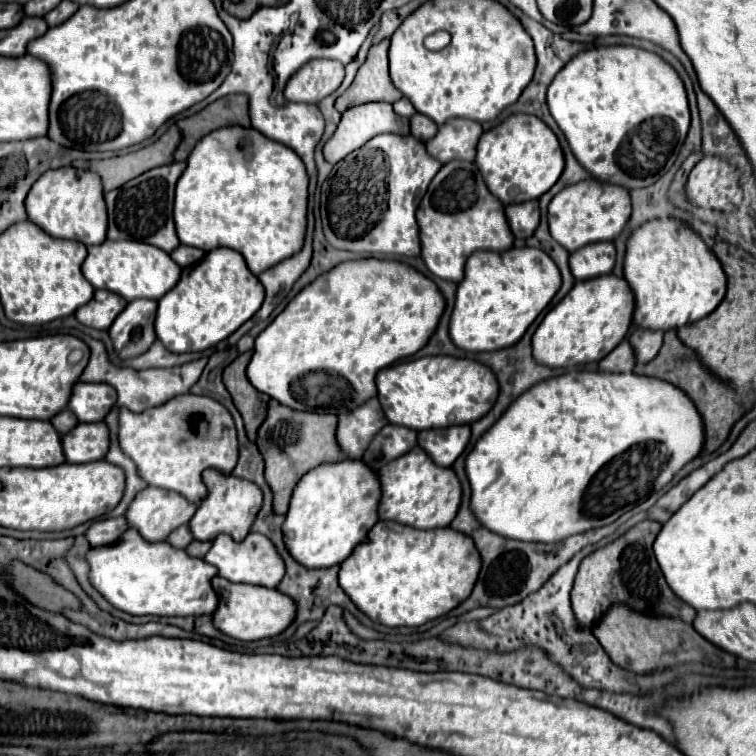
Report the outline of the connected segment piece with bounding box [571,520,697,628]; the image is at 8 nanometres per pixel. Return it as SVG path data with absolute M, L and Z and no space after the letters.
M639 522L637 526L633 526L629 532L625 532L621 538L617 538L615 542L595 550L593 554L589 554L581 566L579 566L579 576L575 578L573 590L571 590L571 608L575 612L575 620L579 628L589 628L595 626L611 606L615 604L623 604L629 606L635 612L643 612L645 616L671 616L671 618L679 618L687 624L691 624L697 616L697 612L681 602L671 588L667 586L655 556L653 556L653 540L657 538L661 530L659 522Z

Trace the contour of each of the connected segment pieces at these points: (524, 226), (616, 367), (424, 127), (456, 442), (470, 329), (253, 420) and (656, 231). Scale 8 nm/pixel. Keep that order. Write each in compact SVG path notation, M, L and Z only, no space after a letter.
M537 200L509 204L505 206L505 216L515 238L529 238L539 224L539 204Z
M623 340L611 354L607 354L599 362L601 372L631 372L633 366L635 366L635 356L627 340Z
M413 114L411 118L411 134L421 140L427 142L429 138L433 138L437 134L437 124L429 118L425 118L423 114Z
M449 426L445 430L421 430L417 444L431 456L437 466L451 466L465 450L471 436L469 426Z
M509 248L505 254L475 252L467 258L465 278L459 282L449 320L453 344L465 352L493 352L521 340L533 320L561 286L555 262L537 248Z
M249 350L245 354L239 354L223 370L223 384L229 390L235 408L243 416L247 438L251 442L255 442L257 428L261 426L261 422L265 420L265 414L267 414L269 396L261 394L257 388L253 388L251 382L247 380L247 376L245 376L245 368L247 368L247 364L251 360L251 354L253 354L253 350Z
M671 218L651 220L631 234L623 278L635 294L635 328L679 330L709 316L725 296L725 274L713 252L693 230Z

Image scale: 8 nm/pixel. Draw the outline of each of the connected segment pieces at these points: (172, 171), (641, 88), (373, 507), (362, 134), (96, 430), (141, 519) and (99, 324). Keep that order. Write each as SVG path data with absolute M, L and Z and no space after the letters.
M173 162L167 166L153 168L125 186L105 194L107 212L109 212L109 240L137 240L165 250L167 254L179 246L179 238L173 224L173 190L175 182L185 170L185 162Z
M633 46L593 48L593 50L585 50L583 54L577 54L577 58L569 60L561 68L561 72L557 72L557 76L553 78L553 82L549 84L549 90L547 90L547 106L549 106L549 112L555 118L557 126L565 134L565 138L567 138L567 142L571 146L571 152L575 154L575 158L579 160L579 164L591 174L591 178L597 178L597 180L609 182L609 184L619 184L619 186L623 186L627 190L645 188L645 186L655 184L673 166L673 162L675 162L675 158L677 158L677 154L679 154L679 150L683 146L683 140L687 136L689 122L691 122L687 94L685 94L685 88L683 88L683 82L681 82L679 74L663 58L659 58L657 54L647 52L647 50L641 50L641 48L633 48Z
M361 460L321 464L309 470L297 482L281 526L283 542L293 560L309 570L319 570L349 558L377 522L377 494L381 494L377 490L377 474Z
M369 102L369 104L353 106L353 110L347 110L341 116L341 122L339 122L335 134L325 142L323 156L329 164L337 164L347 154L361 148L365 142L369 142L377 134L409 134L409 118L397 118L391 104L385 104L385 102Z
M105 422L77 424L71 432L61 438L65 462L83 464L95 462L107 454L109 448L109 430Z
M147 486L141 490L125 512L129 528L135 528L147 542L165 540L177 526L187 524L197 506L185 502L171 490L157 490Z
M95 290L91 302L81 306L75 312L75 318L89 328L109 330L109 326L125 306L127 302L117 298L117 294L109 294L109 290Z

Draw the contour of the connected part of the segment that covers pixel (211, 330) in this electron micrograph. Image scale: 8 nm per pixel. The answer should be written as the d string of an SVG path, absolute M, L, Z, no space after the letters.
M215 248L189 268L183 268L179 282L159 300L155 332L163 346L175 354L201 352L229 338L263 304L265 290L249 272L241 254L229 248Z

